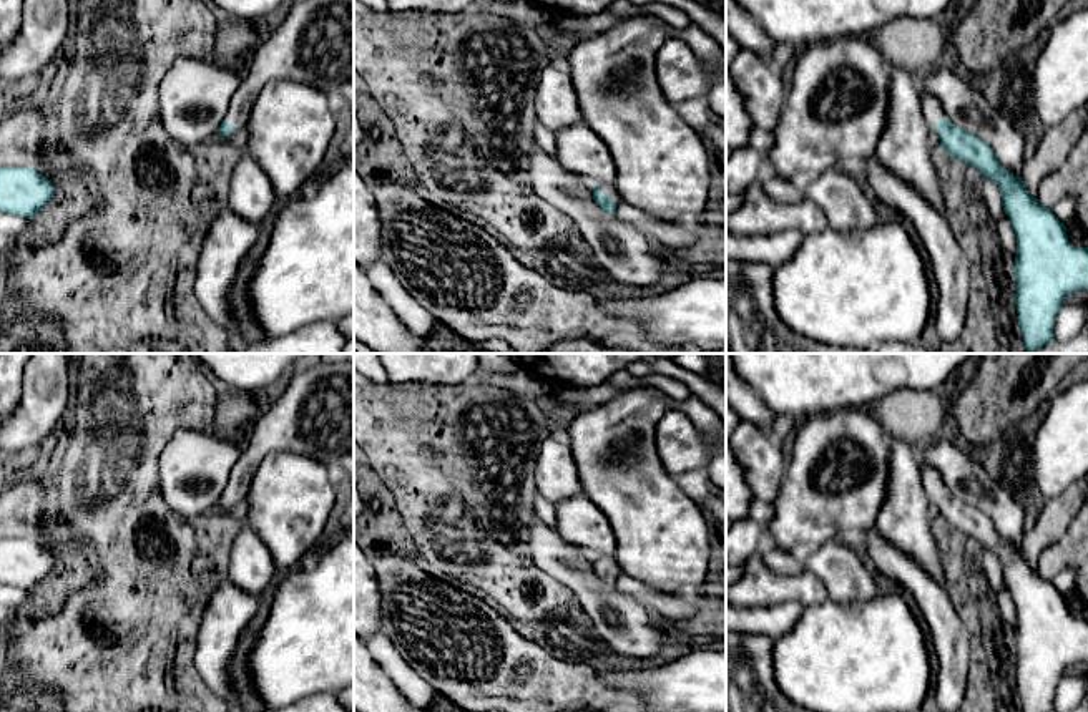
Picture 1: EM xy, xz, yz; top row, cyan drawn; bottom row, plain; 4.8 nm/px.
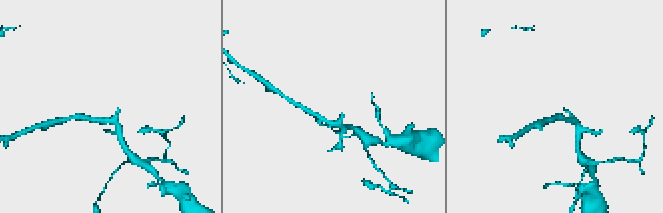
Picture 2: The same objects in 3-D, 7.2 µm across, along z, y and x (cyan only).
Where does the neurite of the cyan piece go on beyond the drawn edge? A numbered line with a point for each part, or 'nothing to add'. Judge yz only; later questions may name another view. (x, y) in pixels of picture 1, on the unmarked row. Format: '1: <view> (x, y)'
1: yz (932, 482)

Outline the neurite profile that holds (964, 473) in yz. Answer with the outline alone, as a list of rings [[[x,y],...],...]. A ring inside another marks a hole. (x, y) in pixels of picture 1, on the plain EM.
[[[945,440],[932,441],[917,455],[942,475],[952,496],[985,513],[1002,539],[1022,546],[1028,529],[1025,508],[1013,491],[990,478],[978,455]]]

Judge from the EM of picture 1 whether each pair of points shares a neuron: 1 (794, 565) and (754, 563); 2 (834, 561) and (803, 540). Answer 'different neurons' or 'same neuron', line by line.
1: different neurons
2: different neurons

